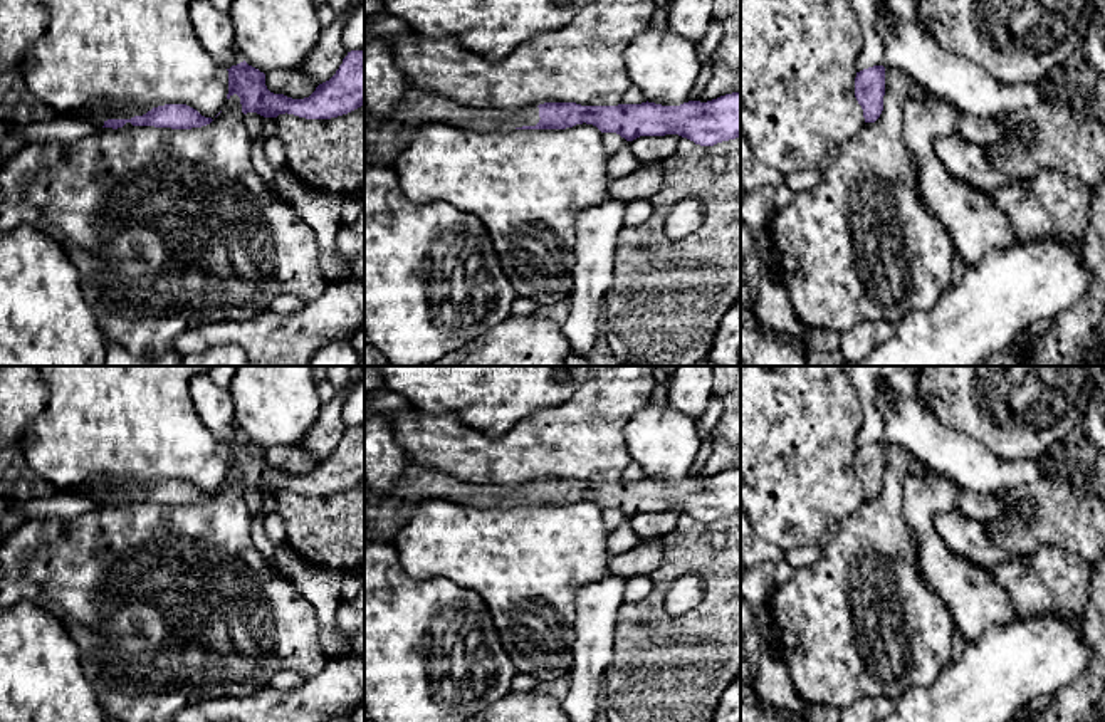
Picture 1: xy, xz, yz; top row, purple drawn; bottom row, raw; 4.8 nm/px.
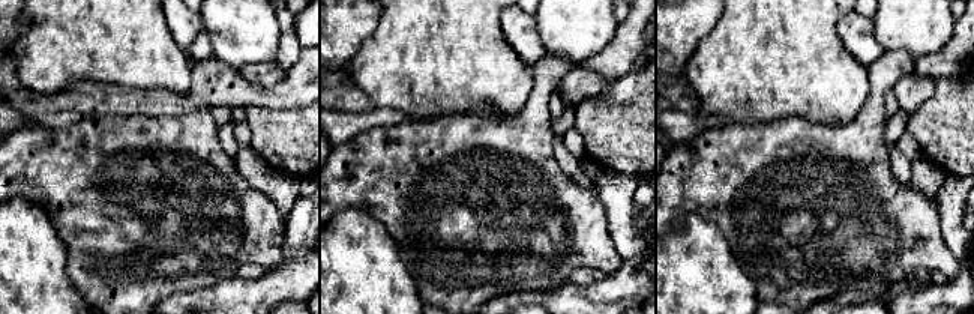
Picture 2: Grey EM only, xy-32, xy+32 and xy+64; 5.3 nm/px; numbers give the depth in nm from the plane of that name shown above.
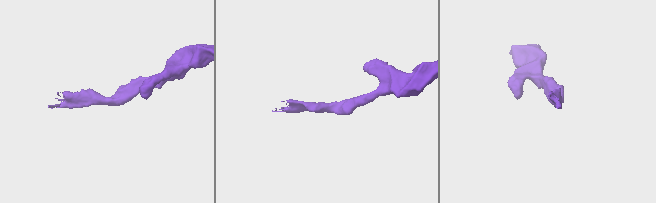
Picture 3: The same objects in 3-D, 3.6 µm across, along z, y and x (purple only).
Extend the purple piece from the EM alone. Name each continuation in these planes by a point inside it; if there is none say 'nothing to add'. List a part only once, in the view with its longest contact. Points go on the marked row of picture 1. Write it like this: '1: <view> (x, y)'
1: xy (98, 118)

